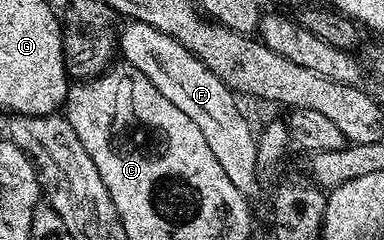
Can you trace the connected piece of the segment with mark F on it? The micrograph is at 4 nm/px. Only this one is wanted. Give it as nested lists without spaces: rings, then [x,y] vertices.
[[[133,20],[125,23],[127,26],[120,30],[116,38],[116,46],[124,57],[125,65],[136,68],[140,72],[144,72],[144,76],[148,76],[148,80],[152,80],[152,84],[156,84],[156,90],[162,96],[168,96],[168,100],[172,100],[172,104],[176,104],[176,108],[180,108],[180,112],[184,112],[184,116],[188,116],[190,120],[204,135],[208,148],[212,151],[212,156],[220,163],[227,173],[228,178],[236,188],[247,198],[253,198],[260,190],[260,171],[257,166],[256,150],[257,135],[255,129],[251,128],[247,118],[244,116],[237,100],[235,91],[227,88],[222,80],[207,65],[199,60],[194,53],[188,52],[188,48],[184,48],[184,44],[177,42],[172,36],[168,36],[164,32],[160,32],[156,28],[152,28],[152,24],[144,24],[143,22],[135,22]]]

